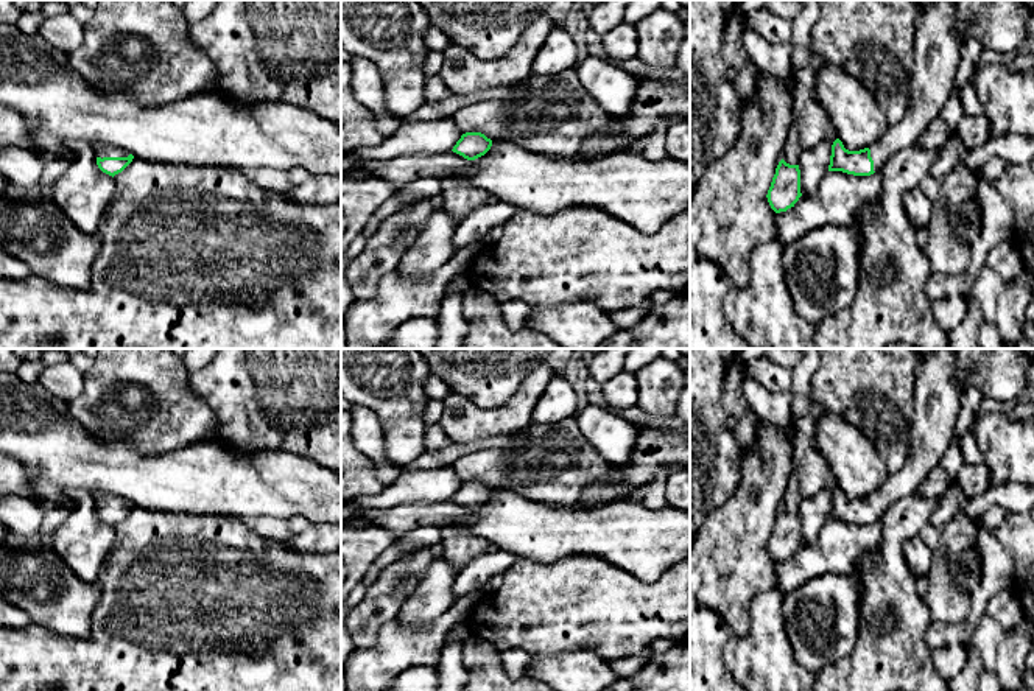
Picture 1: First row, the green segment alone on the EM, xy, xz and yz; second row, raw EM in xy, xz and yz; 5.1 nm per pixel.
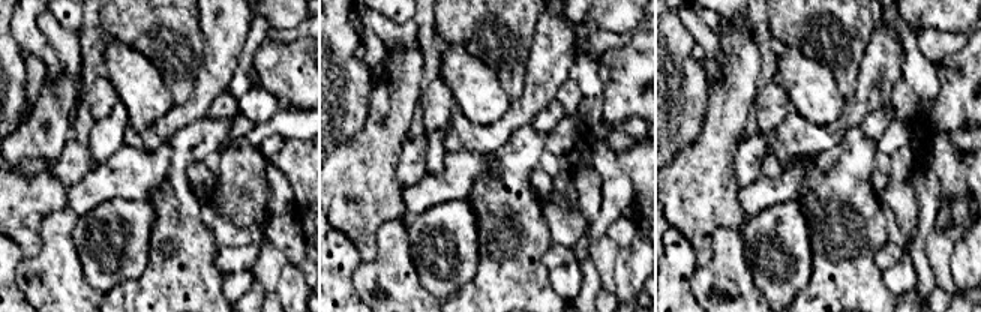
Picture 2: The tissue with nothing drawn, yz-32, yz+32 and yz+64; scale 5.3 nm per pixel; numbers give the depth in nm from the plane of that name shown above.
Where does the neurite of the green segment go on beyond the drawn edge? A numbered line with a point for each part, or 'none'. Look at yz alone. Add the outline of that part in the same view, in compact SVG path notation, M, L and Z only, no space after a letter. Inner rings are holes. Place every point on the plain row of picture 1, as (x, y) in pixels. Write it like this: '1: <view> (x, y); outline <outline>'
1: yz (936, 397); outline M956 349L917 353L906 459L897 473L888 475L885 484L869 495L875 521L894 501L914 493L939 465L955 439L964 389L956 374Z

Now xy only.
1: xy (101, 498); outline M97 492L93 495L97 506L128 506L129 501L123 496L106 493L106 492Z

